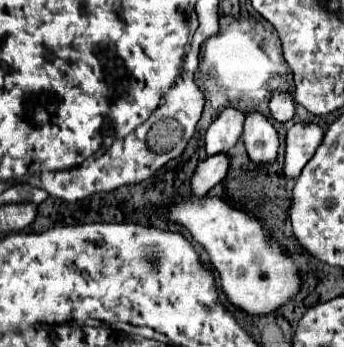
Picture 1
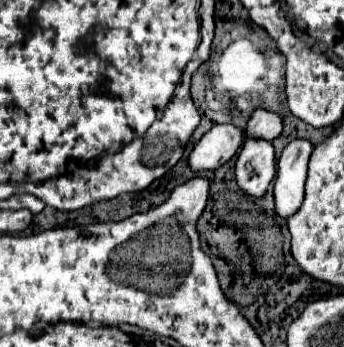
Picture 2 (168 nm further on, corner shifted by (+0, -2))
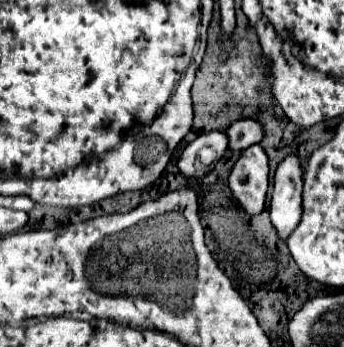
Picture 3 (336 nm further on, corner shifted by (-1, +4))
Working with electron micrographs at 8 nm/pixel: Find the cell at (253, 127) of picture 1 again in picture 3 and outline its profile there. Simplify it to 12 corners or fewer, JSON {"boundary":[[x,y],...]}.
{"boundary":[[261,145],[241,153],[229,173],[239,207],[265,207],[269,163]]}

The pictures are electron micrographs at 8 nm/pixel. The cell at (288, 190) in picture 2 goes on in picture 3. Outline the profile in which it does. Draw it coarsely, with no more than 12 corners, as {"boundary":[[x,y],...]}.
{"boundary":[[301,165],[275,173],[271,223],[285,241],[301,219]]}

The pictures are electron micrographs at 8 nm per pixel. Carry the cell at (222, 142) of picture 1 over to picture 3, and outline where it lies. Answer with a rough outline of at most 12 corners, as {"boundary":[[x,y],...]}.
{"boundary":[[203,133],[183,149],[177,167],[203,177],[223,157],[227,137]]}

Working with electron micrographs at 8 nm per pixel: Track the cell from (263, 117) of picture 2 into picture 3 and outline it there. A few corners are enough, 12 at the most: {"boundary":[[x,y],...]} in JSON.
{"boundary":[[255,119],[235,121],[227,131],[229,149],[243,151],[263,139]]}

